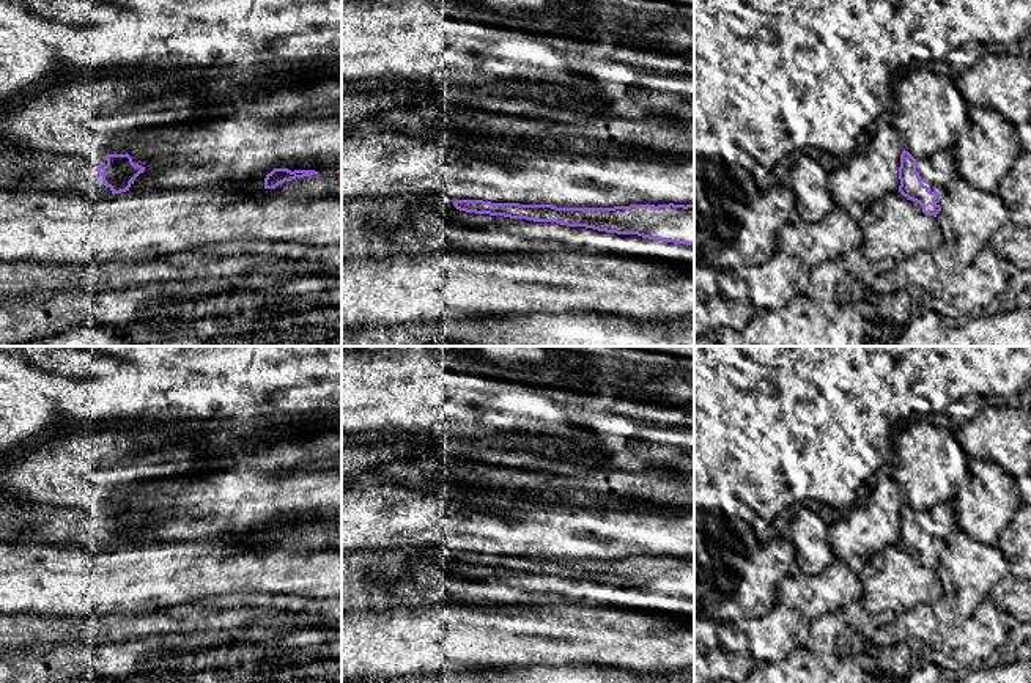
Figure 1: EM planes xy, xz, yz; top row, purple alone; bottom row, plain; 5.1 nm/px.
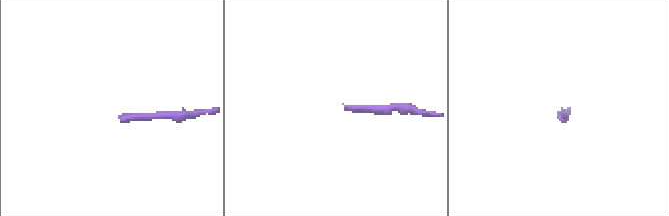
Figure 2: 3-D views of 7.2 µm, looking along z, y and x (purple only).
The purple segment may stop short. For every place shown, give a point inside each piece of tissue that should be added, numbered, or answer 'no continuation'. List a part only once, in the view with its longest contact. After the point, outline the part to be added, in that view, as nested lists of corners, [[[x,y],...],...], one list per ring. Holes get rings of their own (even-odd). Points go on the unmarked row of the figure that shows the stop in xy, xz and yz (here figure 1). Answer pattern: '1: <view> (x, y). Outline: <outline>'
1: yz (937, 523). Outline: [[[941,502],[930,510],[916,511],[916,524],[930,545],[940,546],[935,552],[937,557],[941,557],[946,538],[959,527],[952,502]]]

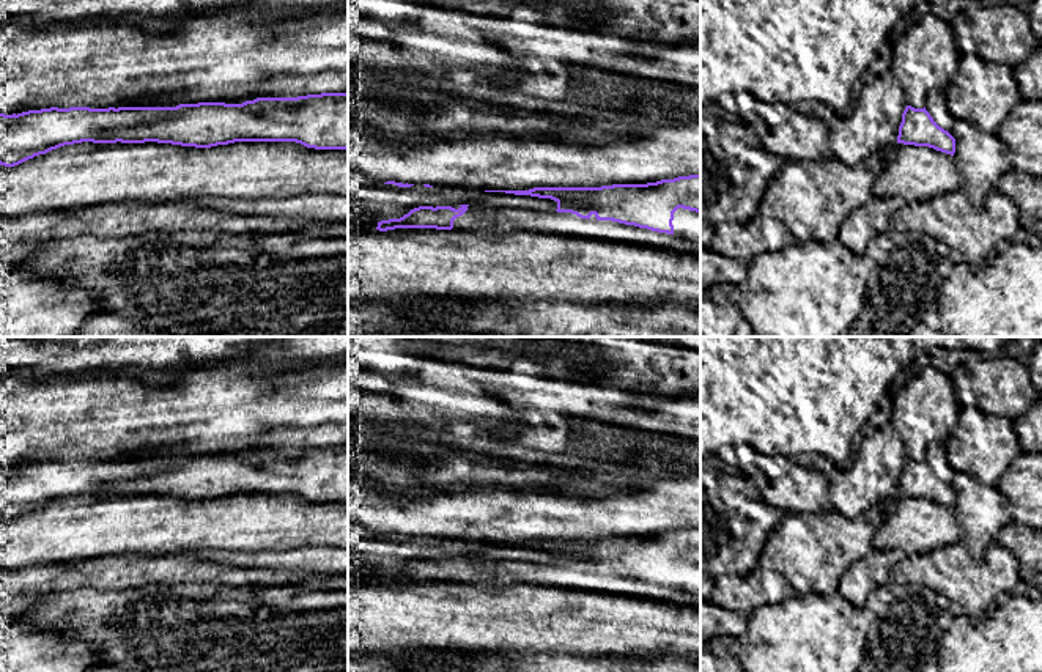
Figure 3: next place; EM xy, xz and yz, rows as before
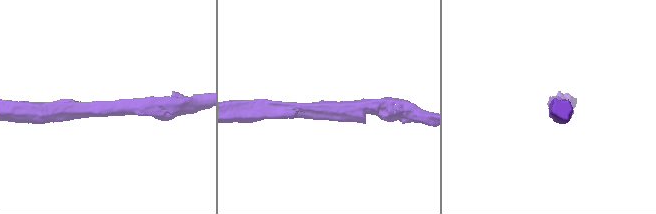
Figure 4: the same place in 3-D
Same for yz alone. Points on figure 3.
no continuation

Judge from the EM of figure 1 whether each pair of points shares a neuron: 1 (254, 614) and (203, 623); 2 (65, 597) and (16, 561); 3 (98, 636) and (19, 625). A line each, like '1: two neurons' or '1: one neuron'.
1: one neuron
2: one neuron
3: one neuron

